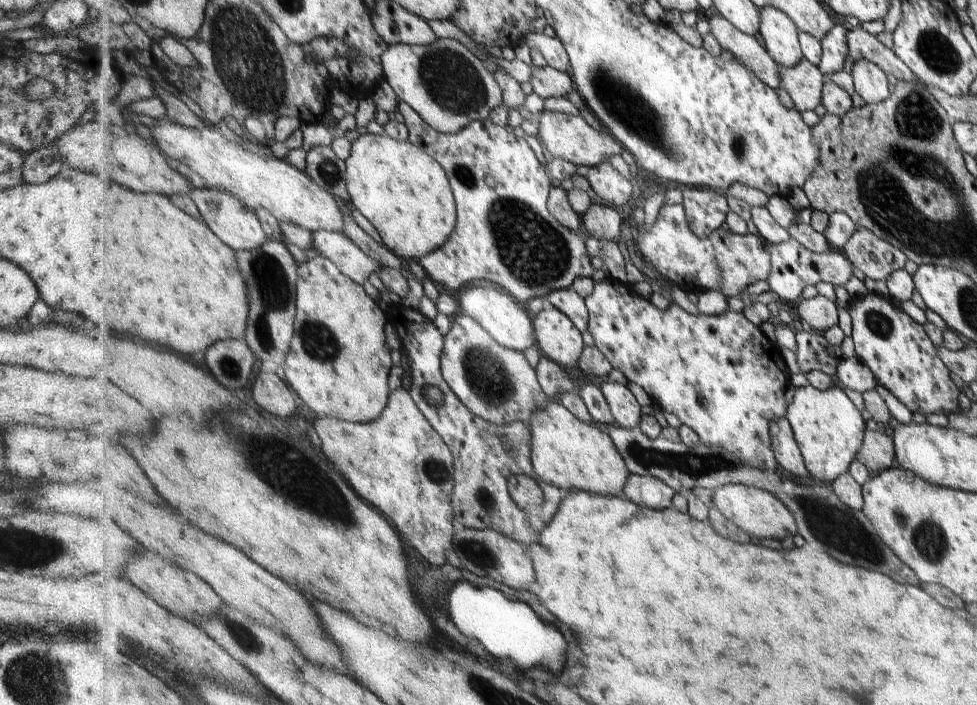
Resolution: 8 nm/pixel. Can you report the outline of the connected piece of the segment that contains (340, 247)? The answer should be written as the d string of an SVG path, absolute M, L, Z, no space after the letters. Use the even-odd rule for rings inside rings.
M318 230L314 233L312 248L322 258L336 264L343 274L350 276L355 282L363 284L371 274L383 267L370 258L347 235Z

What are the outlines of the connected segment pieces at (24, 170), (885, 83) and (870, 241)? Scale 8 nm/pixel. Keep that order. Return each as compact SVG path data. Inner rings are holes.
M50 146L26 153L20 169L23 183L41 184L55 176L61 166L61 157Z
M867 59L854 61L851 73L854 78L856 92L866 103L879 104L892 95L889 92L891 90L889 82L893 79L874 62Z
M858 229L843 253L867 277L885 281L895 271L905 268L908 259L900 248L867 229Z

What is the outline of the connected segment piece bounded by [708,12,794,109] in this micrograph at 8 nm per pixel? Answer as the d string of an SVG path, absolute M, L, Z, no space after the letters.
M719 12L708 20L708 33L712 34L723 49L728 50L737 62L746 66L755 76L774 88L783 106L794 108L794 100L782 87L780 65L755 36L739 30Z

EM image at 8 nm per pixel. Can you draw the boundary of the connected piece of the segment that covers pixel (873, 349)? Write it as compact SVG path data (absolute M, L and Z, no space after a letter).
M873 293L853 299L848 312L852 318L851 336L856 344L856 354L873 371L878 384L888 389L911 413L919 412L924 416L937 413L947 416L949 413L957 412L957 388L951 382L949 372L922 324L898 309L890 297L885 298Z

